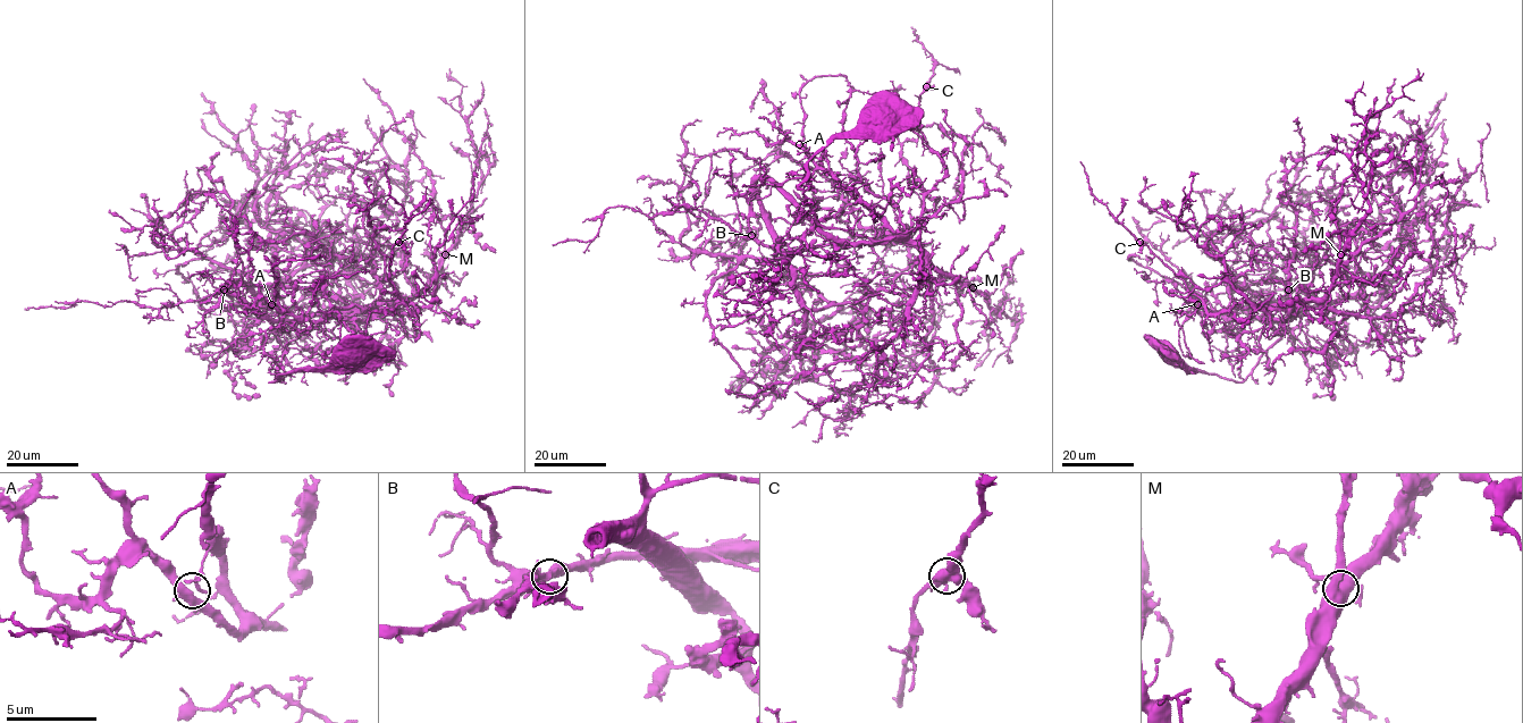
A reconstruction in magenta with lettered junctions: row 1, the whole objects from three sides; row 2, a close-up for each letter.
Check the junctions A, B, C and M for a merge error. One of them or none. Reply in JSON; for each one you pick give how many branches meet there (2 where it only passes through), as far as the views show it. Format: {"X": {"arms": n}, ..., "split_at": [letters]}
{"split_at": []}

